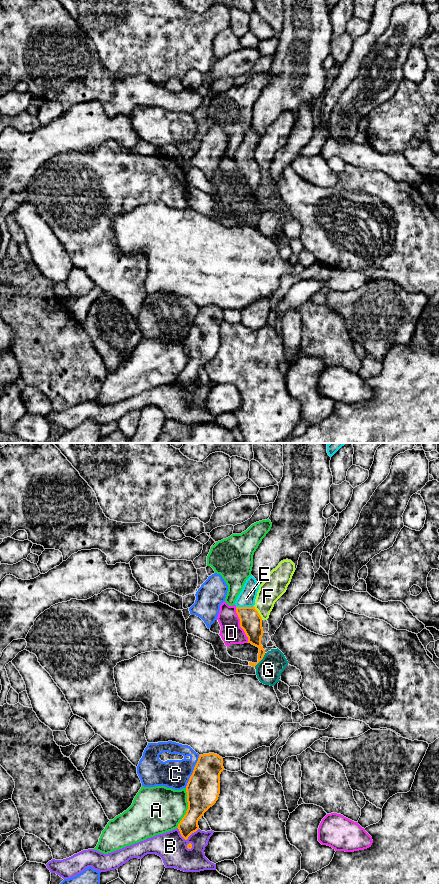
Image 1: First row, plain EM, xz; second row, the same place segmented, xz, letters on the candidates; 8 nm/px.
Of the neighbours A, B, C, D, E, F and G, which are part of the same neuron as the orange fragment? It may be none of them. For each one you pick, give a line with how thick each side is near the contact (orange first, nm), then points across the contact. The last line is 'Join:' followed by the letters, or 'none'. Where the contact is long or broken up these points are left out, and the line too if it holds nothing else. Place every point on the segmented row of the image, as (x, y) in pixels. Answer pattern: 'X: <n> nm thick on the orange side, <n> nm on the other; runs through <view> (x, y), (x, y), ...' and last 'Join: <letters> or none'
E: 180 nm thick on the orange side, 140 nm on the other; runs through xz (250, 621), (244, 607), (246, 598)
Join: E

